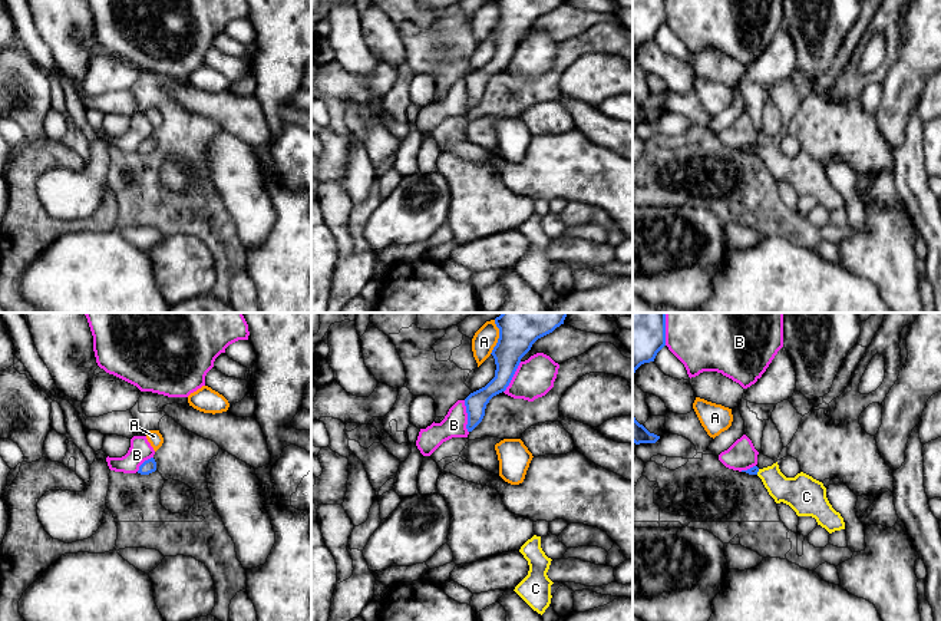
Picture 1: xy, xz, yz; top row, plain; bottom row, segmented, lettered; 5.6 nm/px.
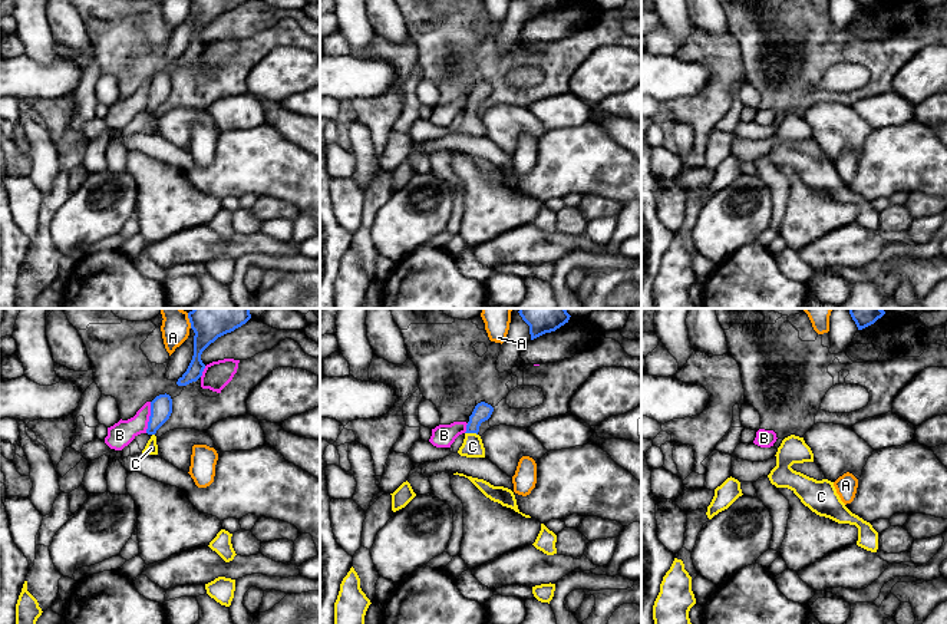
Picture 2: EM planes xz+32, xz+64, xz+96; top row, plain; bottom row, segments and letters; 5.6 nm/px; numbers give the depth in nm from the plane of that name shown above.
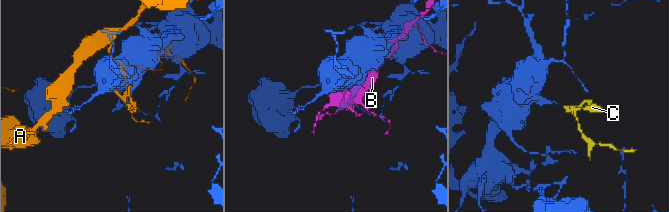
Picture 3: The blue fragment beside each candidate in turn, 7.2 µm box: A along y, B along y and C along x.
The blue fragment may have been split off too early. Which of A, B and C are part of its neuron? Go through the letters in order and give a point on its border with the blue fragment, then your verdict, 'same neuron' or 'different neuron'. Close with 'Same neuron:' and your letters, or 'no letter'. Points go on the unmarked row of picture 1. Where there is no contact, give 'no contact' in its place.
A: meets blue in xz at (499, 16); different neuron
B: meets blue in xz at (468, 95); different neuron
C: meets blue in yz at (758, 149); same neuron
Same neuron: C

